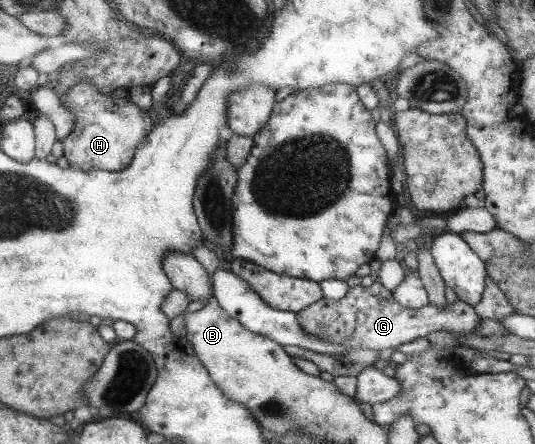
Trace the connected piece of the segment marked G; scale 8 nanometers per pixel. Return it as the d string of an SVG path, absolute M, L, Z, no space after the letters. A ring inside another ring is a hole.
M380 283L368 287L356 285L347 289L342 299L320 298L311 306L295 313L296 321L307 335L313 335L321 341L334 345L343 345L345 349L371 349L380 351L388 347L398 347L402 343L425 337L431 332L448 331L454 333L473 333L481 322L474 307L457 300L446 307L425 305L418 309L404 307L396 303L388 288Z

